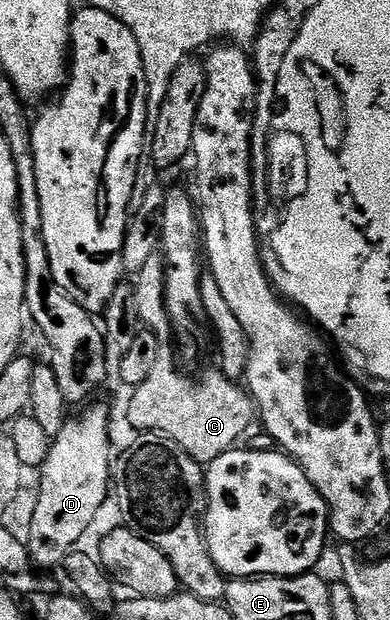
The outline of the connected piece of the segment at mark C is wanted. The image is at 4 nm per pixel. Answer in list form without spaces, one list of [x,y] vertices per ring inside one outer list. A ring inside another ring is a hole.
[[[168,347],[163,348],[155,371],[135,388],[126,417],[135,432],[157,432],[170,437],[195,462],[209,465],[251,430],[256,406],[249,392],[228,380],[221,370],[212,369],[200,381],[192,381],[178,371],[176,363],[175,352],[173,355]]]

